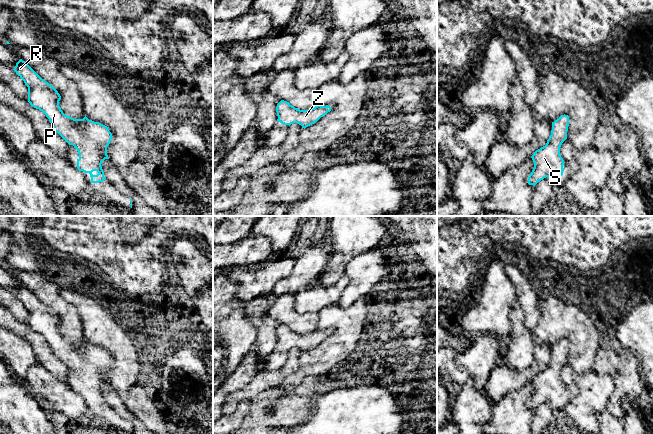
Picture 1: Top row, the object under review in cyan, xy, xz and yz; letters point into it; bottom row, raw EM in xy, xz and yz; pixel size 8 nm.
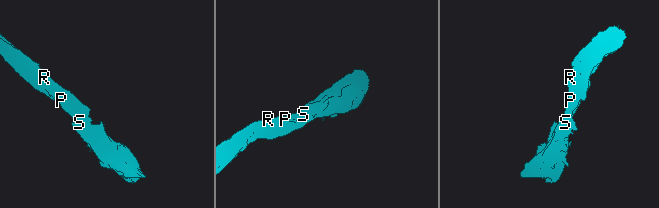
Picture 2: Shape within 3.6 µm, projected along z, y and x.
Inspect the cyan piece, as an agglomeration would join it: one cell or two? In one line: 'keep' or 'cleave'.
keep

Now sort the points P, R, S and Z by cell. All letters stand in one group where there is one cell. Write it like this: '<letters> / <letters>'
P R S Z

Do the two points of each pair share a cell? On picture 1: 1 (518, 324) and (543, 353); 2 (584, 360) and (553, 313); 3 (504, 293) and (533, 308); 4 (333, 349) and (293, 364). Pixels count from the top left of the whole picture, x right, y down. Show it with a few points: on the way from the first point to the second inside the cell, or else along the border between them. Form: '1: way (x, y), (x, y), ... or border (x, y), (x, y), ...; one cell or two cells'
1: border (535, 344), (534, 361), (528, 367); two cells
2: way (582, 348), (582, 343), (565, 325); one cell
3: border (508, 277), (513, 284), (515, 300); two cells
4: border (299, 357), (299, 366), (283, 380); two cells

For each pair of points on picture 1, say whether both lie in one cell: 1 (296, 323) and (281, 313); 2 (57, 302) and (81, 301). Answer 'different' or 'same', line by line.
1: same
2: different

